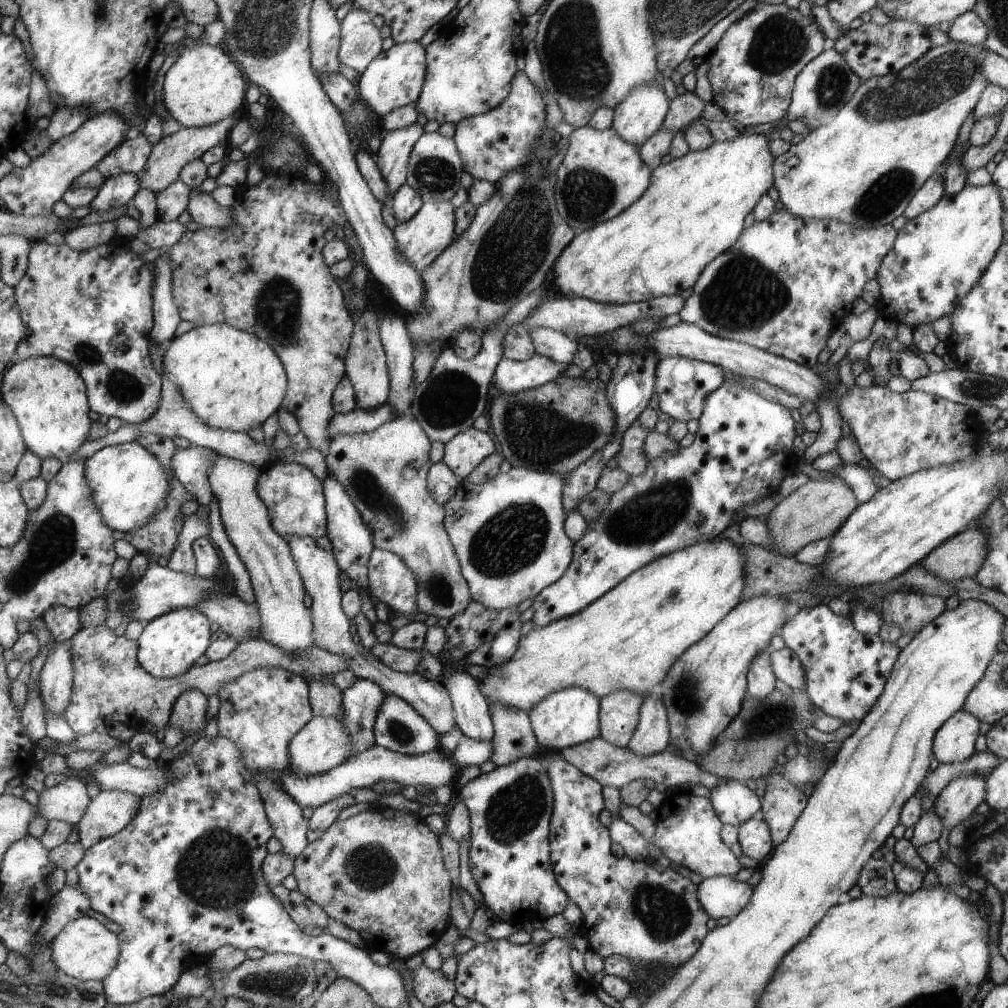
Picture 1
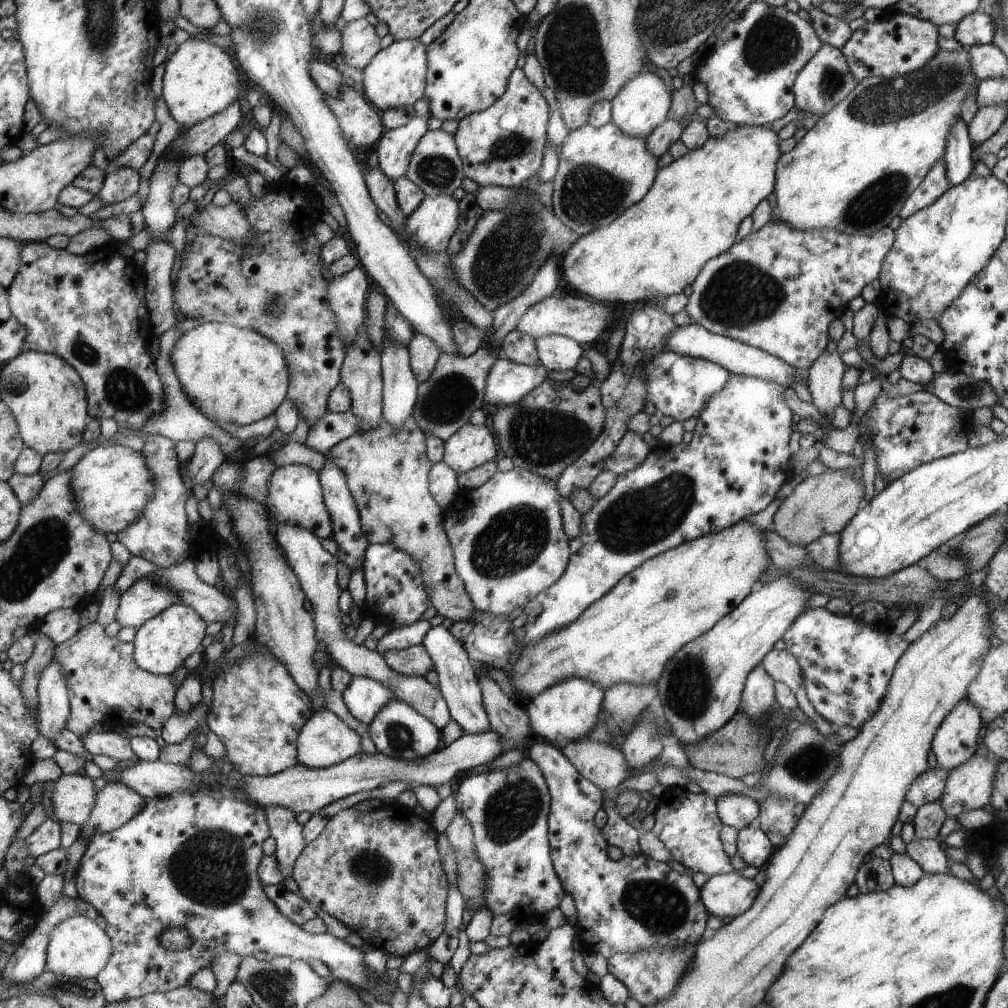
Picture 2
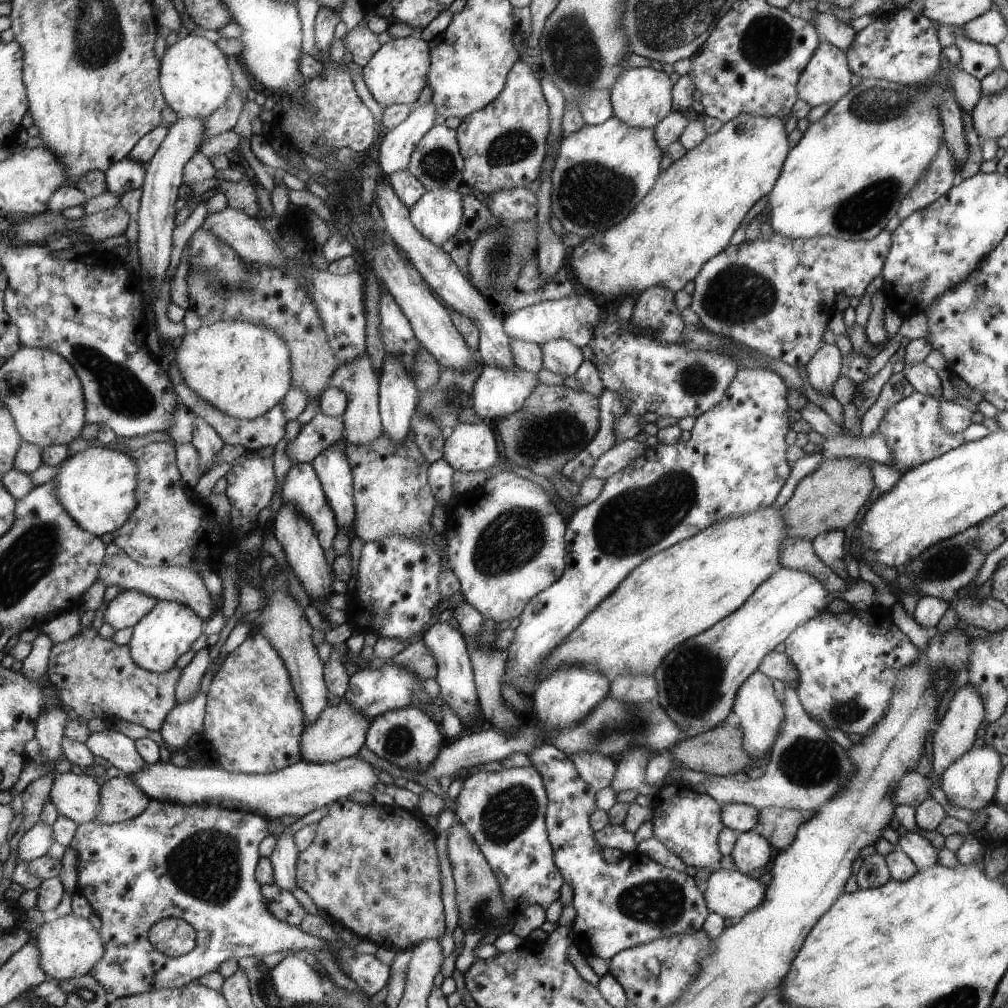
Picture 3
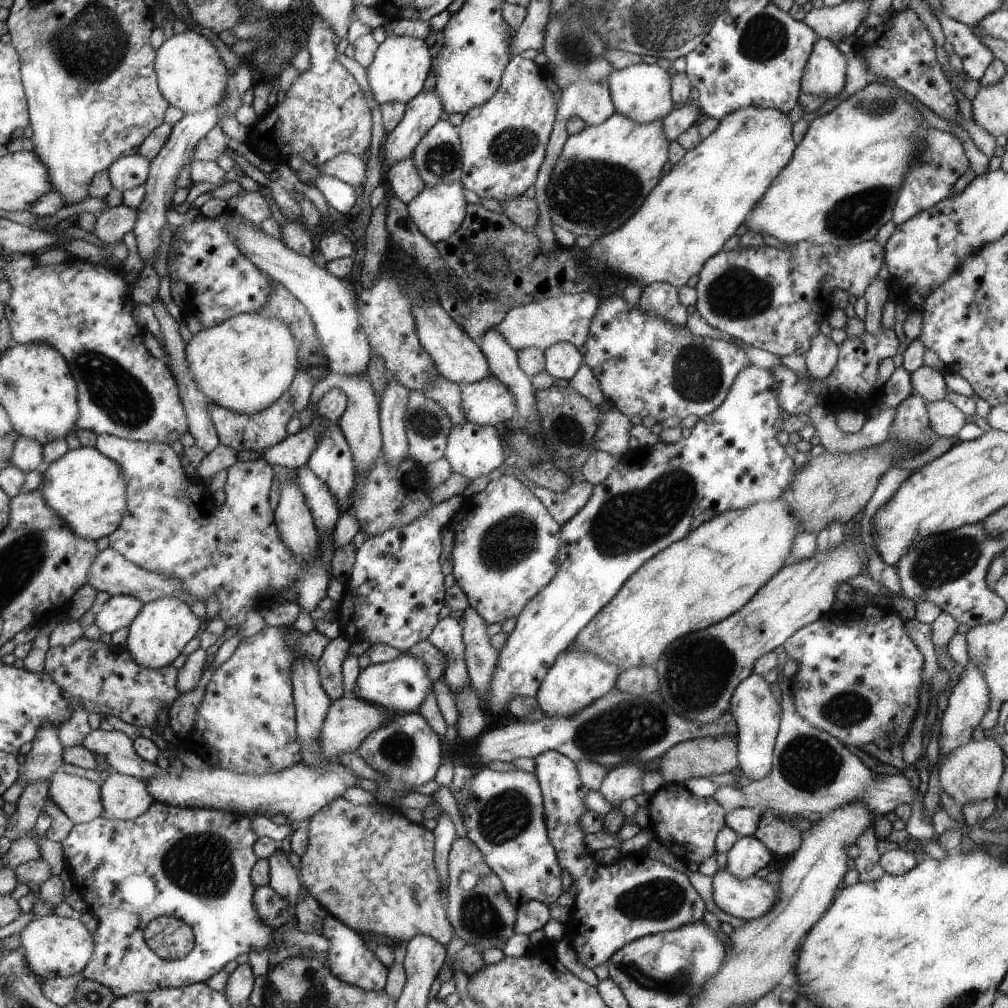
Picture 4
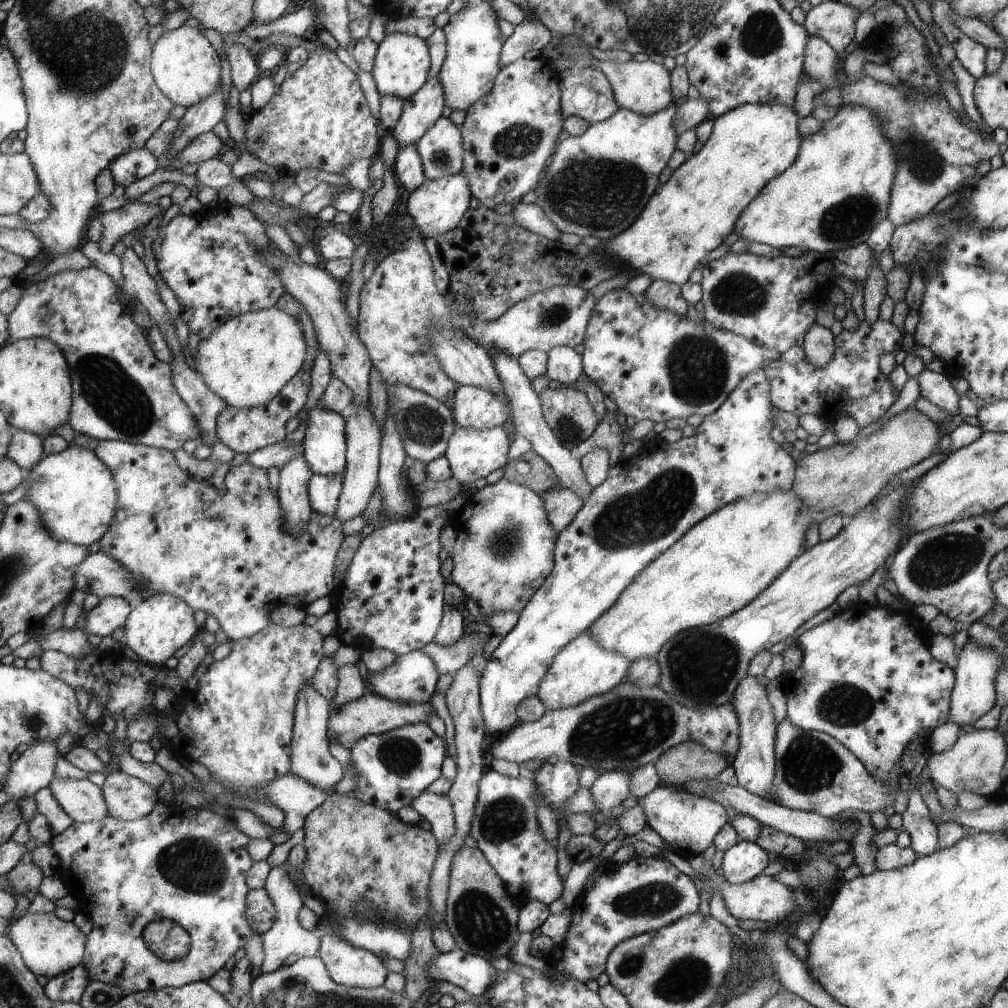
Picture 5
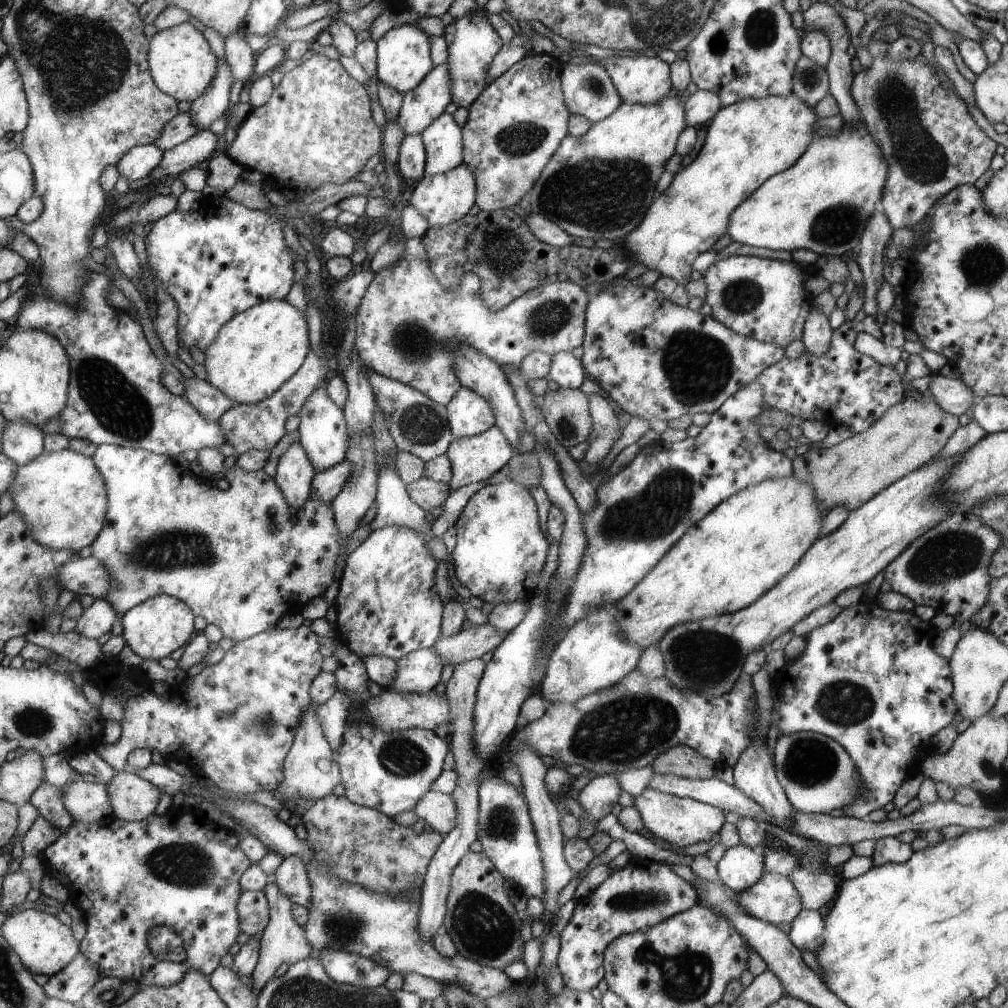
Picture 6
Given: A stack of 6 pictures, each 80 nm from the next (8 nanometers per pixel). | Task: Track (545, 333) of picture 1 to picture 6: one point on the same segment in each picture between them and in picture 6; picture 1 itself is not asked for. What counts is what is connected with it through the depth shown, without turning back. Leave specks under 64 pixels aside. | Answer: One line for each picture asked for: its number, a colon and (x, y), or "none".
2: (556, 352)
3: (560, 356)
4: (561, 360)
5: (564, 364)
6: (567, 371)

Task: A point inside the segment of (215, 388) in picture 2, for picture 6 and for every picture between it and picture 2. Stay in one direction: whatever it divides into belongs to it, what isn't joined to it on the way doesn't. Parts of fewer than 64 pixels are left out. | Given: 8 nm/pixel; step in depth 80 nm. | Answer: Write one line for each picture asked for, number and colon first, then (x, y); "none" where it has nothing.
3: (245, 370)
4: (246, 364)
5: (248, 361)
6: (258, 351)

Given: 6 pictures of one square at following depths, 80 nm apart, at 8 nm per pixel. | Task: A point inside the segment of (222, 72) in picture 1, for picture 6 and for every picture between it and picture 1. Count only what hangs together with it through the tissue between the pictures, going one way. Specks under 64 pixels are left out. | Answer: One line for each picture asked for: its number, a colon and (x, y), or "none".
2: (200, 80)
3: (195, 76)
4: (193, 77)
5: (187, 68)
6: (182, 62)

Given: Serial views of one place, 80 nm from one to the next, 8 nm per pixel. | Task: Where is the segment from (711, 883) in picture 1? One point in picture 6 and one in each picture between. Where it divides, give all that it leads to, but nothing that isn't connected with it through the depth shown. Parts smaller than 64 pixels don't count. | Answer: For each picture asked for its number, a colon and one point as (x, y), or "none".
2: (729, 894)
3: (732, 894)
4: (750, 898)
5: (764, 898)
6: (773, 898)

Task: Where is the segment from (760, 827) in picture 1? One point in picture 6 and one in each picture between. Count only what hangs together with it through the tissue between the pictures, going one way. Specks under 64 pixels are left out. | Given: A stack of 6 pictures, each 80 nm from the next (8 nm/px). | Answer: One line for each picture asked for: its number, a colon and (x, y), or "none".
2: (752, 844)
3: (751, 850)
4: (747, 855)
5: (744, 860)
6: (739, 868)

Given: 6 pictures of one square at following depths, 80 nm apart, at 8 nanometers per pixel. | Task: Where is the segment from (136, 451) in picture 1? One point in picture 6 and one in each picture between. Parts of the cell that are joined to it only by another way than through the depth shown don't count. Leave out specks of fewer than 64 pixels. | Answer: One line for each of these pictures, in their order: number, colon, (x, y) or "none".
2: (112, 485)
3: (98, 486)
4: (88, 489)
5: (77, 493)
6: (63, 495)

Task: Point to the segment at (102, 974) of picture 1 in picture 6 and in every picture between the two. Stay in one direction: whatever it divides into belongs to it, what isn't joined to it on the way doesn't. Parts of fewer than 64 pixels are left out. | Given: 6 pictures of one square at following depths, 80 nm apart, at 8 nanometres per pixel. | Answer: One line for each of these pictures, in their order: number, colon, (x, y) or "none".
2: (79, 948)
3: (70, 946)
4: (54, 946)
5: (51, 947)
6: (46, 946)

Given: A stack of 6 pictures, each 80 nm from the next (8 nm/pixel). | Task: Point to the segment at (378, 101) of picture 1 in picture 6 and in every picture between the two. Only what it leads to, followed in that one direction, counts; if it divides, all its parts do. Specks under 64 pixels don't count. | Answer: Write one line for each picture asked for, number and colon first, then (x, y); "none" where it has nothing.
2: (398, 76)
3: (398, 73)
4: (402, 65)
5: (402, 66)
6: (404, 53)

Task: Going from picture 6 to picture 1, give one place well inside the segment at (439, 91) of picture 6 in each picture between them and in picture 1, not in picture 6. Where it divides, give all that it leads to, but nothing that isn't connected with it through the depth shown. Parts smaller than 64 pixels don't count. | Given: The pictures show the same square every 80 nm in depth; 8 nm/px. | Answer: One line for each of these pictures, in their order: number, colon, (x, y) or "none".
1: (394, 154)
2: (395, 148)
3: (395, 152)
4: (425, 110)
5: (421, 112)

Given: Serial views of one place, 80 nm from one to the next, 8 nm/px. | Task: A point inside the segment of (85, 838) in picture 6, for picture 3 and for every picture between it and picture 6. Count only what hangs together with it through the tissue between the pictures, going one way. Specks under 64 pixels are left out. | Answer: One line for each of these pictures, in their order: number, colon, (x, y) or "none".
3: (197, 862)
4: (196, 864)
5: (191, 865)

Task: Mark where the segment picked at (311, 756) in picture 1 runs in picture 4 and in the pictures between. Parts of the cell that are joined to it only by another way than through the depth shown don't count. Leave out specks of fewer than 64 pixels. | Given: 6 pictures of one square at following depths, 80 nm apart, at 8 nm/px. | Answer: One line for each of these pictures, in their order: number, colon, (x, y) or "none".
2: (326, 740)
3: (339, 732)
4: (350, 721)

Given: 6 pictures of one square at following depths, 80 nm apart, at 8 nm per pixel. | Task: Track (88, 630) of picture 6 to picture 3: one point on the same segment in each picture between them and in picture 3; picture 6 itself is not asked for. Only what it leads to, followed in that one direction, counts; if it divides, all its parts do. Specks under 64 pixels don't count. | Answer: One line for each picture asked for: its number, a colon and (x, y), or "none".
3: (129, 607)
4: (119, 611)
5: (111, 613)

